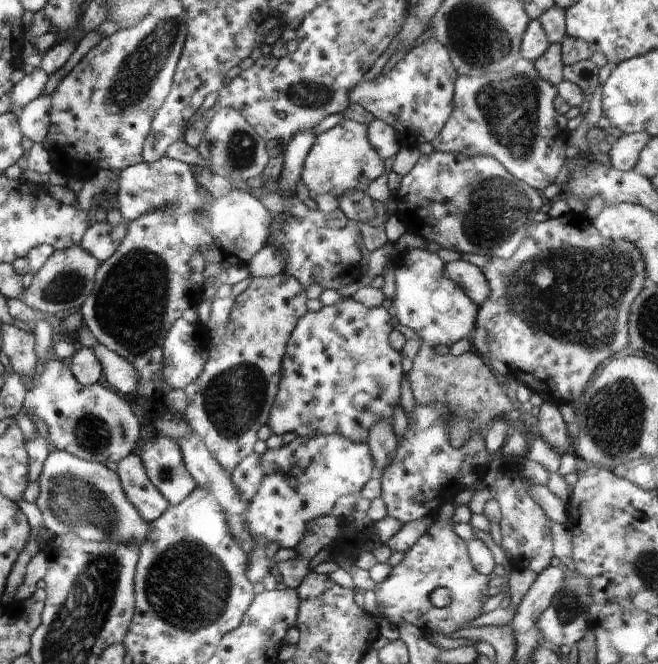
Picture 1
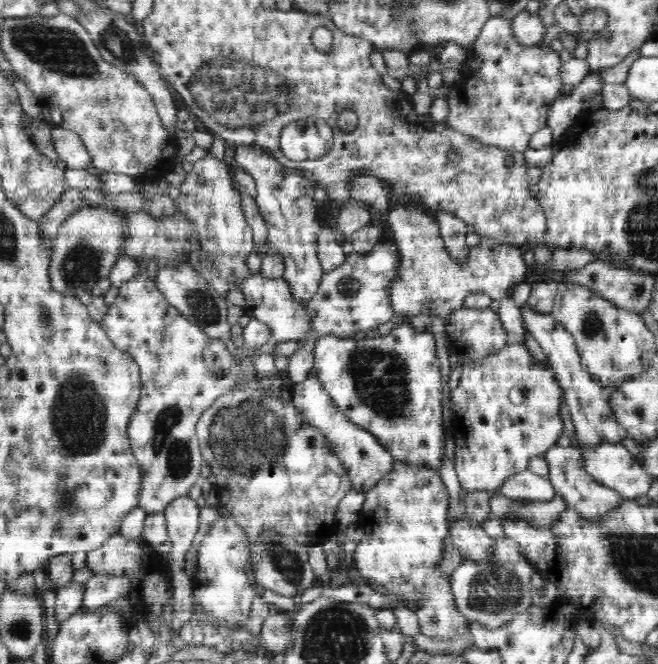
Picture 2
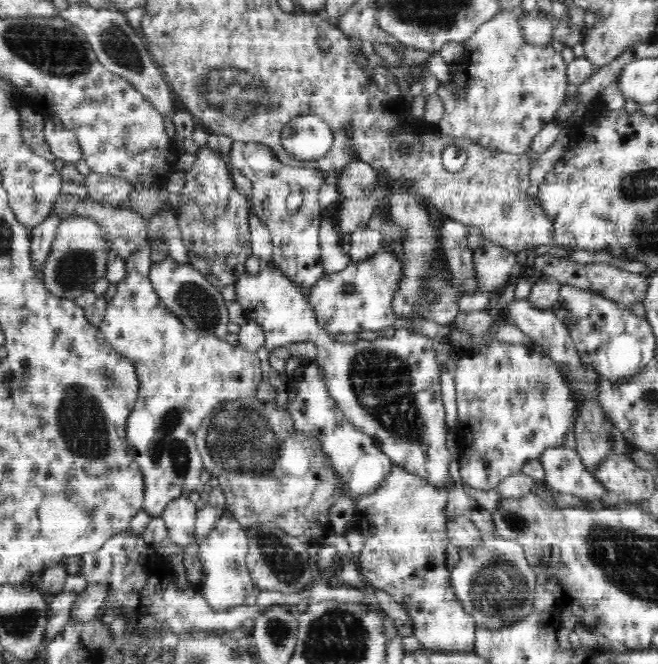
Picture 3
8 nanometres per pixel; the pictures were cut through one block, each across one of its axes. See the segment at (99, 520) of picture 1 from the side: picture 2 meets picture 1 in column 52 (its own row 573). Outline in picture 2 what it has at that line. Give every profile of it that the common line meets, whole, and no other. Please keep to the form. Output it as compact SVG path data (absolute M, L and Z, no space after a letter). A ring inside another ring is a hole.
M493 539L493 544L496 548L490 560L473 562L464 559L450 578L458 611L470 622L480 623L490 629L511 622L515 615L525 612L532 606L531 582L535 573L514 539Z

